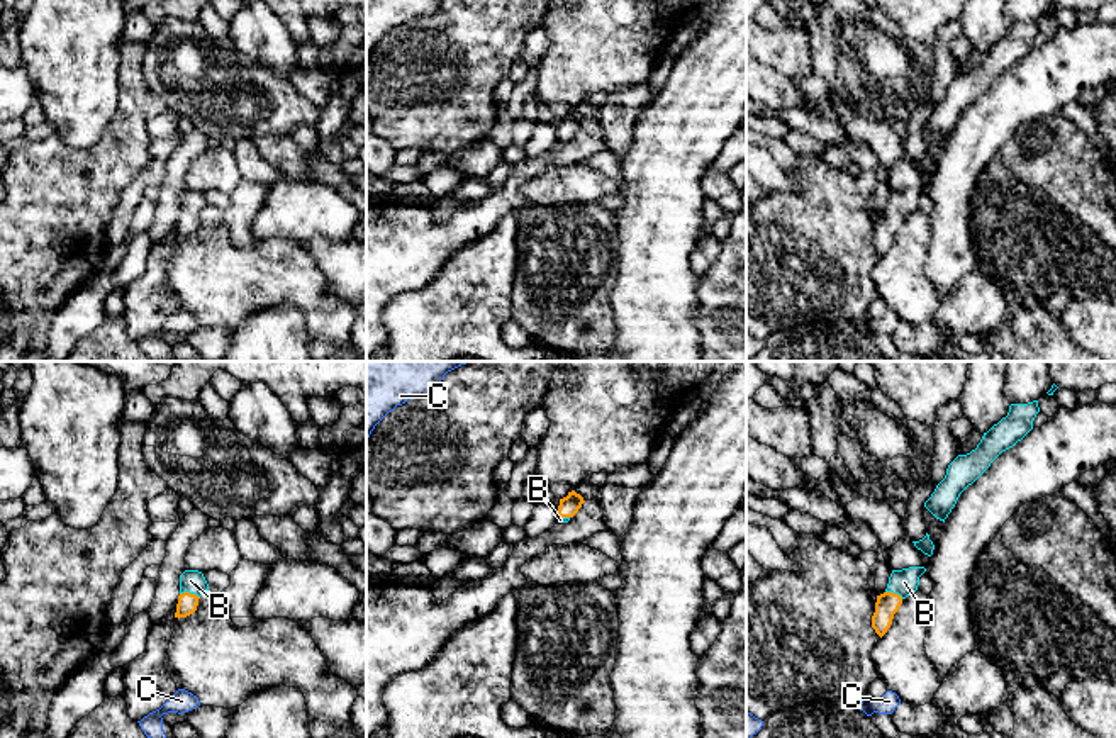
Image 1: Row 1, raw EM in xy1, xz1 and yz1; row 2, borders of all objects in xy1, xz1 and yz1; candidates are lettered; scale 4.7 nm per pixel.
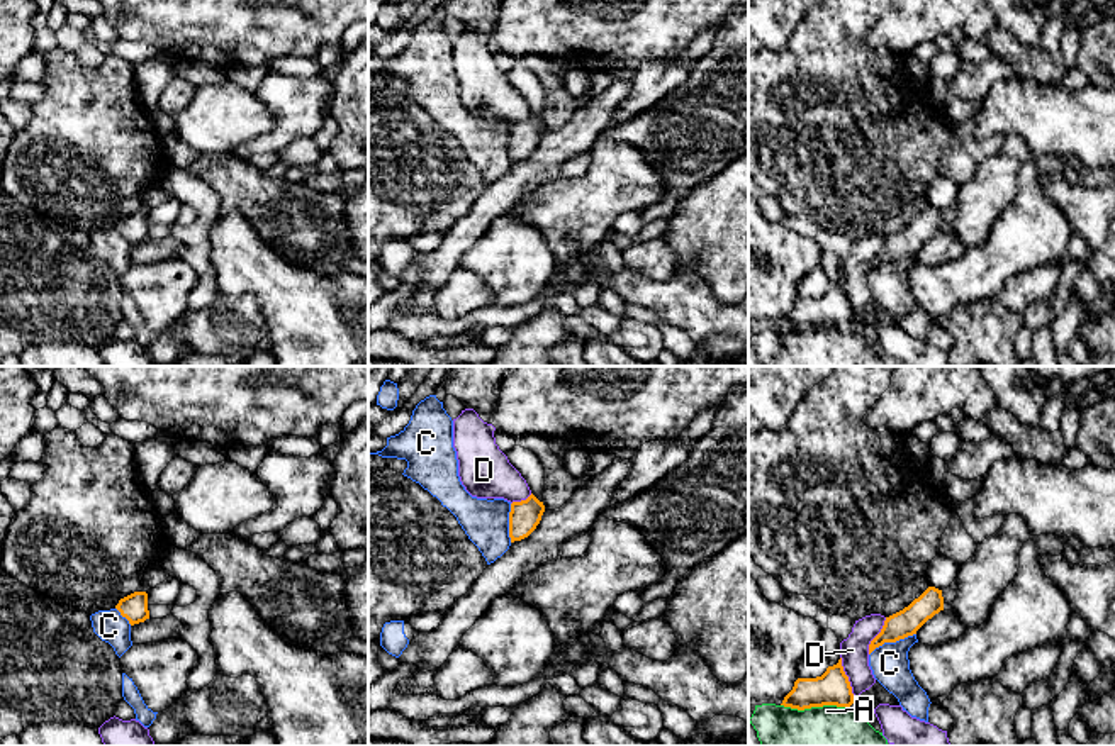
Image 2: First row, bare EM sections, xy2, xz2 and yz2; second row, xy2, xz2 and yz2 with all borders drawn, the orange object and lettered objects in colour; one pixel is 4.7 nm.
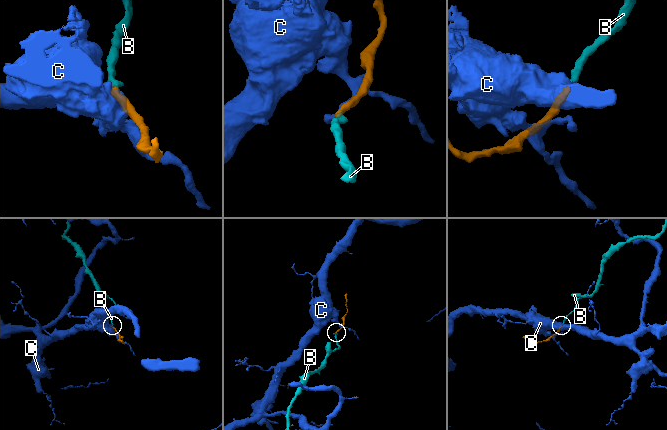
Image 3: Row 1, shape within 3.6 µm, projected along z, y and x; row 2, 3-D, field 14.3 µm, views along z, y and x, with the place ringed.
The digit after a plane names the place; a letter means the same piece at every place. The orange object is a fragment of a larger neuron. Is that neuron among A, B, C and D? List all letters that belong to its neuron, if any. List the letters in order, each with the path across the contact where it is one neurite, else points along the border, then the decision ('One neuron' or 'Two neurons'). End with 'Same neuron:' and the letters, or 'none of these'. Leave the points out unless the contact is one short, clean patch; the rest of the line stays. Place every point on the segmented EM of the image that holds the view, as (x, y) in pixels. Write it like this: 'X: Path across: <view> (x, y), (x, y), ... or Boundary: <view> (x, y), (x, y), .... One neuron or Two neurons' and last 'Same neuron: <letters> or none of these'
A: Boundary: yz2 (781, 704), (791, 709), (849, 707). Two neurons
B: Path across: xy1 (187, 604), (189, 592), (190, 581). One neuron
C: Two neurons
D: Boundary: yz2 (840, 656), (840, 665), (854, 697). Two neurons
Same neuron: B

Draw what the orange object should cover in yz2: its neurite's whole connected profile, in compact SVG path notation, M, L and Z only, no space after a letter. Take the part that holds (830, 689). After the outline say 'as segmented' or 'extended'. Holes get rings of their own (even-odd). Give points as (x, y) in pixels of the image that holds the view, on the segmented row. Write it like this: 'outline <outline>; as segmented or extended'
outline M840 658L838 663L828 666L821 676L798 678L781 705L804 710L823 705L850 707L852 704L852 687Z; as segmented

